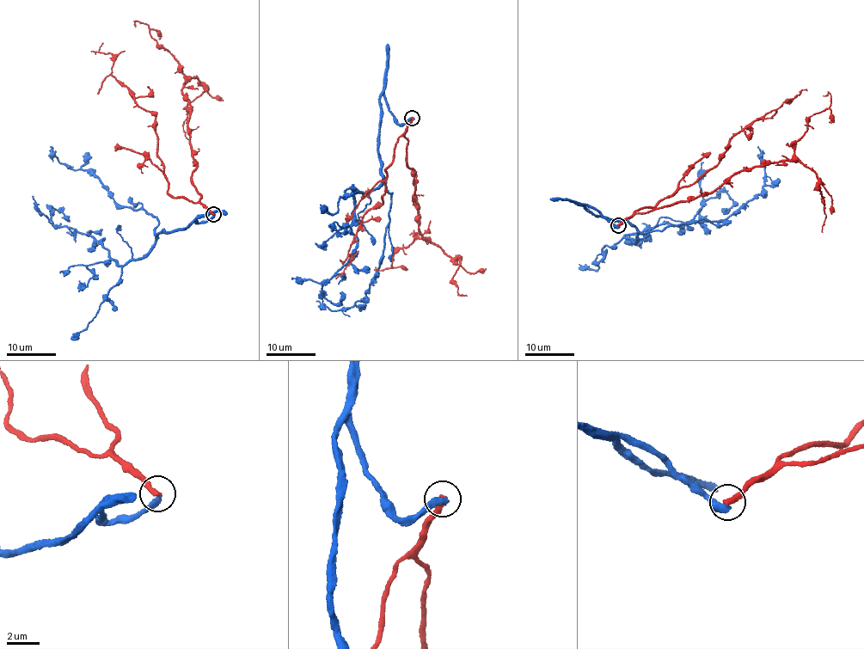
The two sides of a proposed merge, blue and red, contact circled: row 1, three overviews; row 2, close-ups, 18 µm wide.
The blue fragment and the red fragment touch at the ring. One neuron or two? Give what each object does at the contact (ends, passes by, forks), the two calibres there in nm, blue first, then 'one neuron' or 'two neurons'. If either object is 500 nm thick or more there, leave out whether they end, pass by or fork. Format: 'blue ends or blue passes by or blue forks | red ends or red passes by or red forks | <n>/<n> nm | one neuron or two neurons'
blue ends | red ends | 340/360 nm | two neurons

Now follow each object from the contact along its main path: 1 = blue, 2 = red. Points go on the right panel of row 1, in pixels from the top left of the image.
1: (619, 225), (585, 206), (626, 221), (634, 242), (625, 236), (685, 226), (724, 192), (733, 201), (723, 215)
2: (619, 225), (636, 213), (714, 191), (741, 172), (787, 160), (802, 163), (815, 173), (825, 213), (822, 232)

